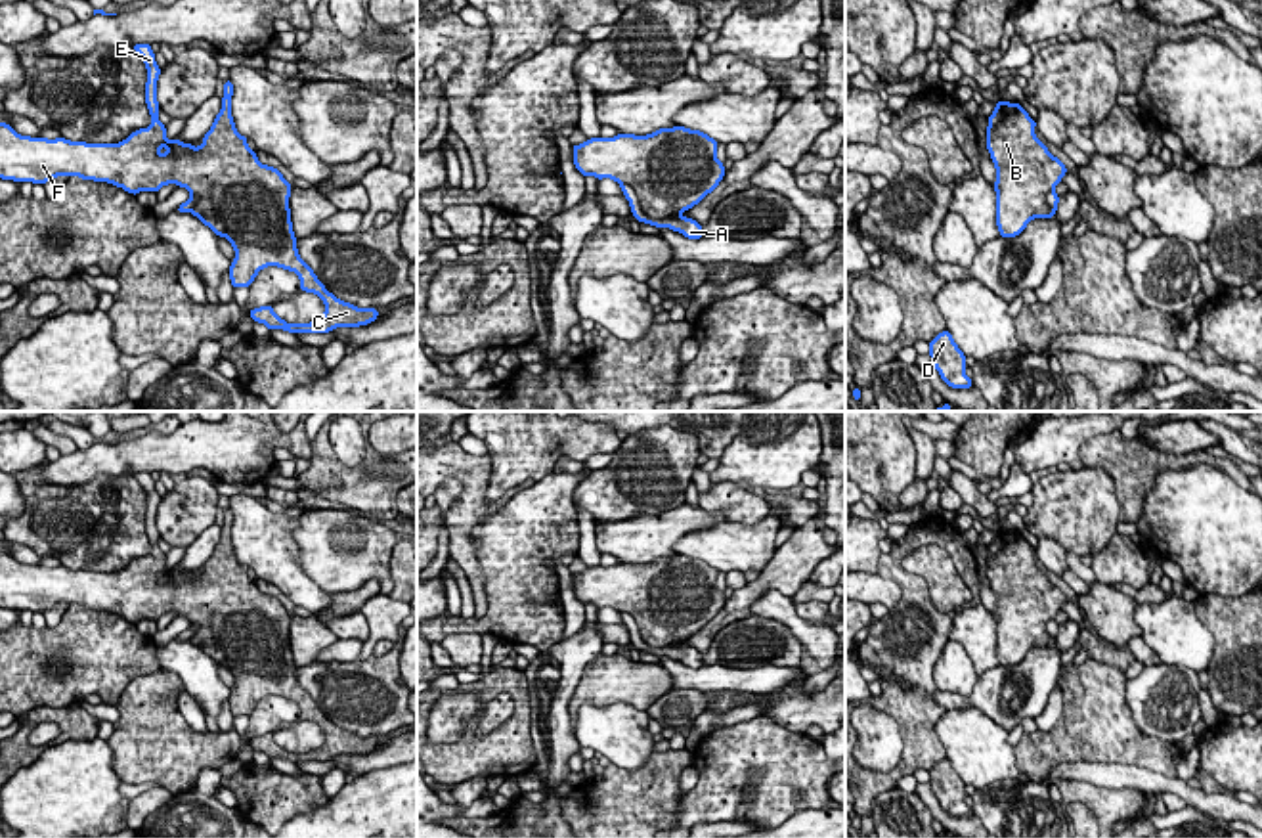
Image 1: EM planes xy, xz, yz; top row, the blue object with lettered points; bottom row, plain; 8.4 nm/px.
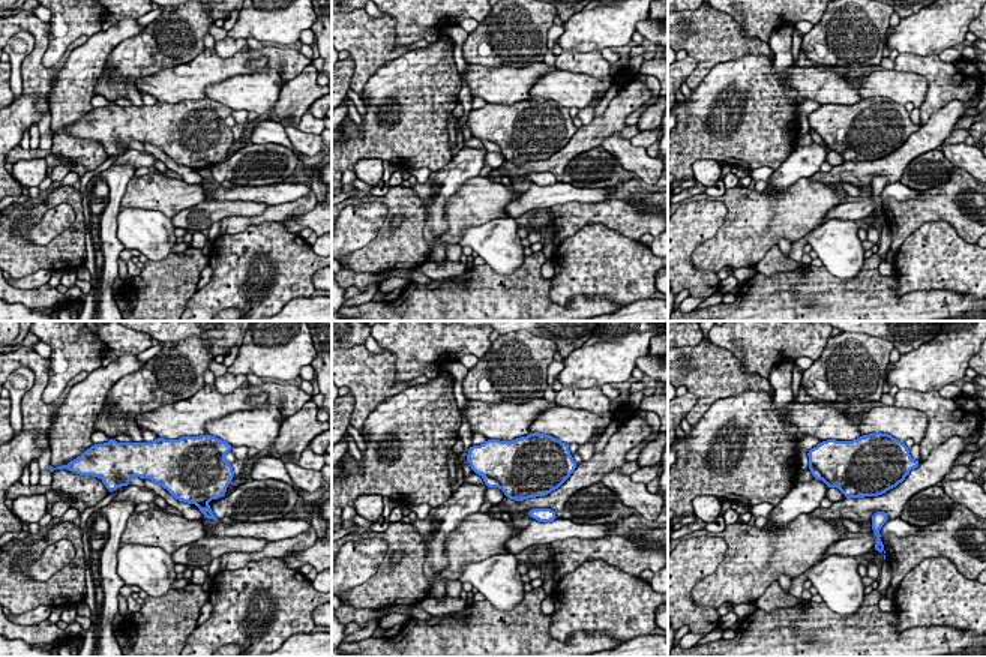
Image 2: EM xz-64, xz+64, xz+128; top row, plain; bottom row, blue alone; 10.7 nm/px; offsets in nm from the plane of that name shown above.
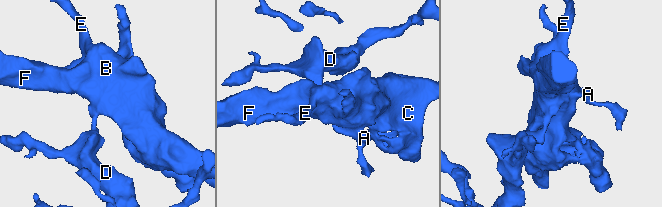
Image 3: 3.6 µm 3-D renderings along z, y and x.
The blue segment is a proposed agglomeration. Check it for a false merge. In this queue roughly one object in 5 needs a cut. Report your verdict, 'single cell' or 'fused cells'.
fused cells

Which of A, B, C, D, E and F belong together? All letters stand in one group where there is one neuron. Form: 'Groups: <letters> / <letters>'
Groups: A D / B C E F

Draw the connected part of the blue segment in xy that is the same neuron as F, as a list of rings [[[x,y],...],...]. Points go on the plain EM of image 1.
[[[132,473],[132,476],[141,484],[147,497],[145,532],[153,547],[147,557],[134,559],[126,568],[107,574],[71,570],[65,566],[48,568],[40,564],[21,564],[10,553],[0,551],[0,606],[19,612],[46,612],[57,605],[78,605],[82,608],[113,612],[132,624],[138,624],[140,620],[157,622],[163,614],[176,612],[178,616],[185,616],[191,626],[199,626],[189,641],[216,664],[226,666],[231,672],[235,687],[228,700],[233,717],[250,716],[260,698],[277,695],[294,700],[300,708],[300,719],[316,721],[325,733],[325,742],[310,752],[287,752],[273,740],[272,733],[252,737],[249,740],[252,750],[264,752],[270,760],[283,758],[294,763],[329,761],[337,756],[373,752],[379,746],[377,737],[358,737],[337,727],[300,687],[289,637],[293,614],[277,597],[262,593],[256,582],[247,574],[249,566],[237,561],[231,545],[231,509],[228,507],[224,511],[222,538],[199,576],[184,572],[178,566],[168,570],[166,557],[159,549],[161,536],[157,530],[157,509],[161,496],[155,490],[155,480],[151,478],[151,473]]]

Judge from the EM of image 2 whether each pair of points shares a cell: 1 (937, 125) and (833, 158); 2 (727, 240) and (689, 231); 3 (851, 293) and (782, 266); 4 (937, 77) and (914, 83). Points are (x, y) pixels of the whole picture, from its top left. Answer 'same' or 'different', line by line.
1: different
2: different
3: different
4: different

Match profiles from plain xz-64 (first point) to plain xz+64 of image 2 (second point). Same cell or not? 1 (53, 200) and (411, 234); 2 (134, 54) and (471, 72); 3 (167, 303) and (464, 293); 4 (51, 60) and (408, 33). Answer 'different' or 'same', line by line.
1: same
2: different
3: same
4: same

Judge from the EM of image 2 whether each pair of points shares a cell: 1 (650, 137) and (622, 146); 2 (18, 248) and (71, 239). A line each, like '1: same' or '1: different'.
1: different
2: same

